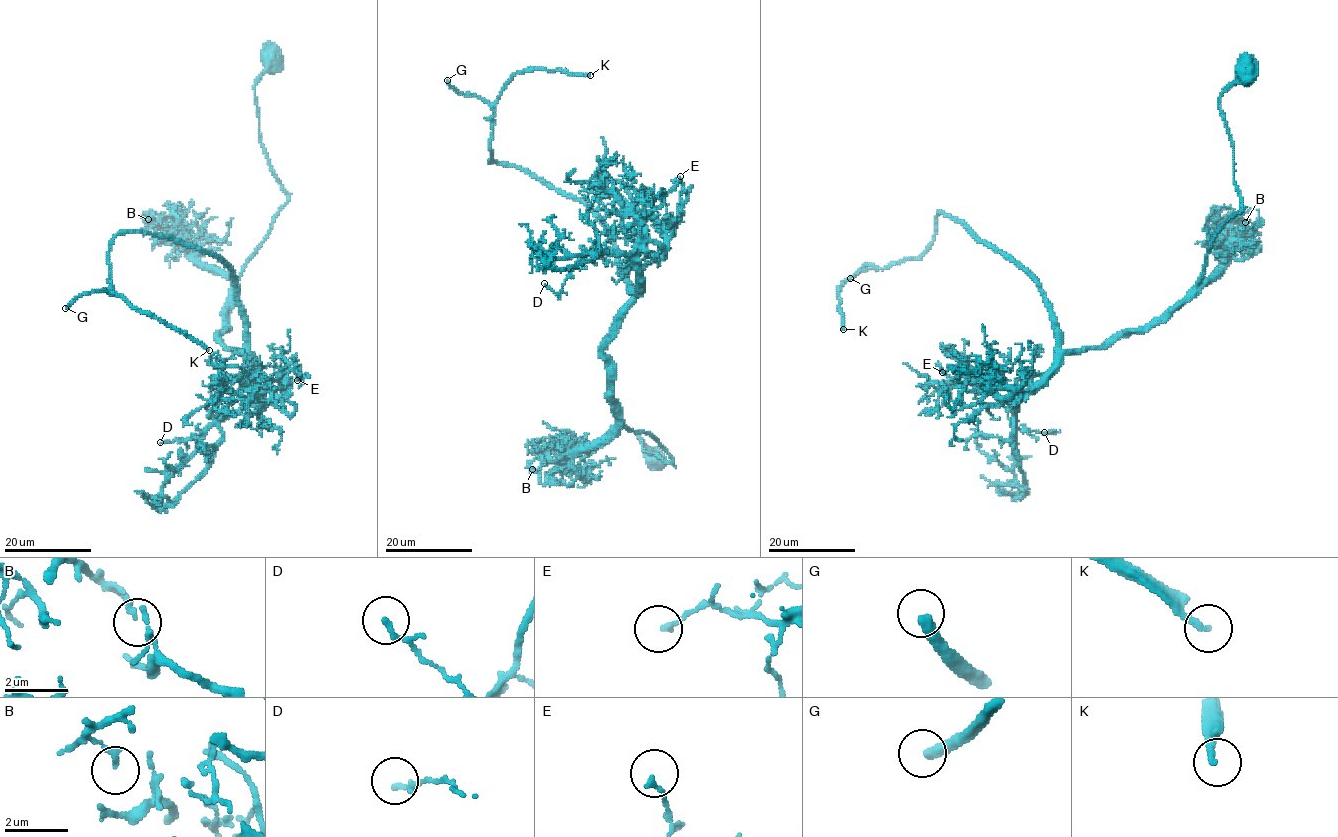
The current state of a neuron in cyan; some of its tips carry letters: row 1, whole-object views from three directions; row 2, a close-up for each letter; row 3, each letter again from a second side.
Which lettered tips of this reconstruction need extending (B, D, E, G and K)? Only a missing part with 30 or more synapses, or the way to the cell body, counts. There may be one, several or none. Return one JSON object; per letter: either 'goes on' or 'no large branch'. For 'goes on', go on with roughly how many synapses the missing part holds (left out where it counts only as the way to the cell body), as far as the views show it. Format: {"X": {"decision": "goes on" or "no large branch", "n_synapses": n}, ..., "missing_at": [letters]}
{"B": {"decision": "no large branch"}, "D": {"decision": "no large branch"}, "E": {"decision": "no large branch"}, "G": {"decision": "goes on", "n_synapses": 250}, "K": {"decision": "goes on", "n_synapses": 300}, "missing_at": ["G", "K"]}

